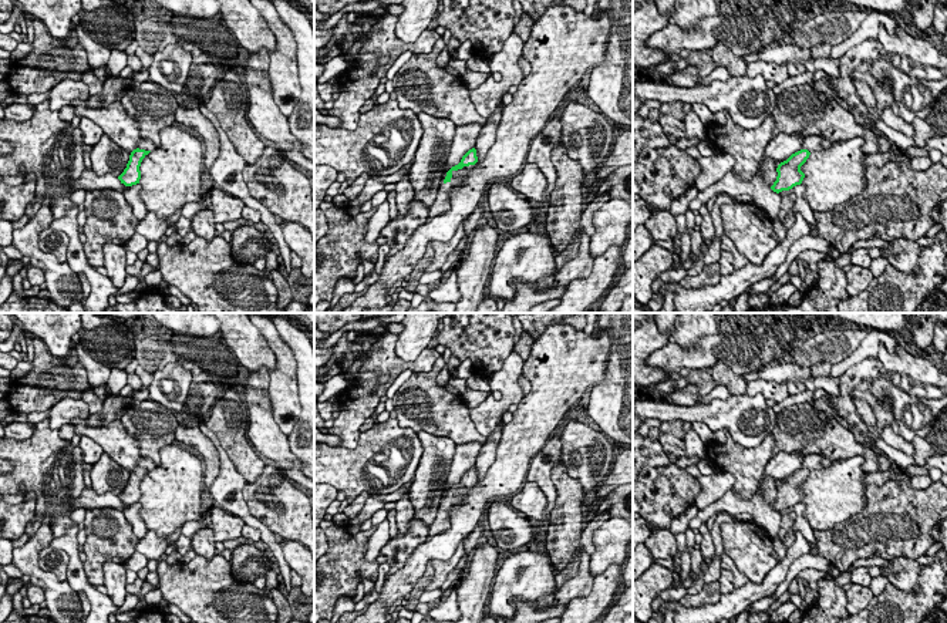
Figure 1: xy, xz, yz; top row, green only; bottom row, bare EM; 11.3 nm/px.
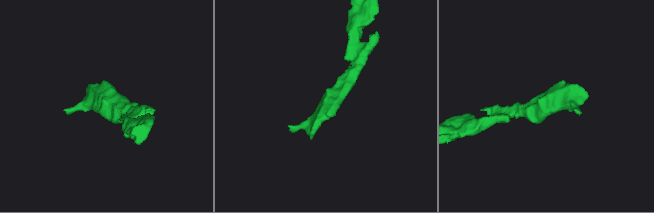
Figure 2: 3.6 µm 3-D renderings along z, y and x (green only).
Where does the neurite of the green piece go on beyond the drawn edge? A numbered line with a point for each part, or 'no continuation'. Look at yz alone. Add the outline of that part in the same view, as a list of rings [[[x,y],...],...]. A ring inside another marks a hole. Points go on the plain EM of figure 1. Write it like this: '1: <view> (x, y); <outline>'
1: yz (814, 461); [[[809,454],[805,457],[802,467],[809,471],[829,467],[835,459],[828,459],[823,454]]]

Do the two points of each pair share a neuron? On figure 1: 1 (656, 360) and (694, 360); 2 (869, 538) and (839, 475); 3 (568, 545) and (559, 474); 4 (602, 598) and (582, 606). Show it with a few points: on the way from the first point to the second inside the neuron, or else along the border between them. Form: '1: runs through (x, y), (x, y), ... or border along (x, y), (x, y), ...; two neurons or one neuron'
1: runs through (666, 359), (684, 359); one neuron
2: border along (866, 491), (866, 505), (829, 531); two neurons
3: runs through (568, 528), (568, 491); one neuron
4: runs through (597, 600), (592, 606), (586, 606); one neuron

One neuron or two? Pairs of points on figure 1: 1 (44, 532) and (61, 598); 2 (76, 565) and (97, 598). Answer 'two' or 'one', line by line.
1: one
2: one

